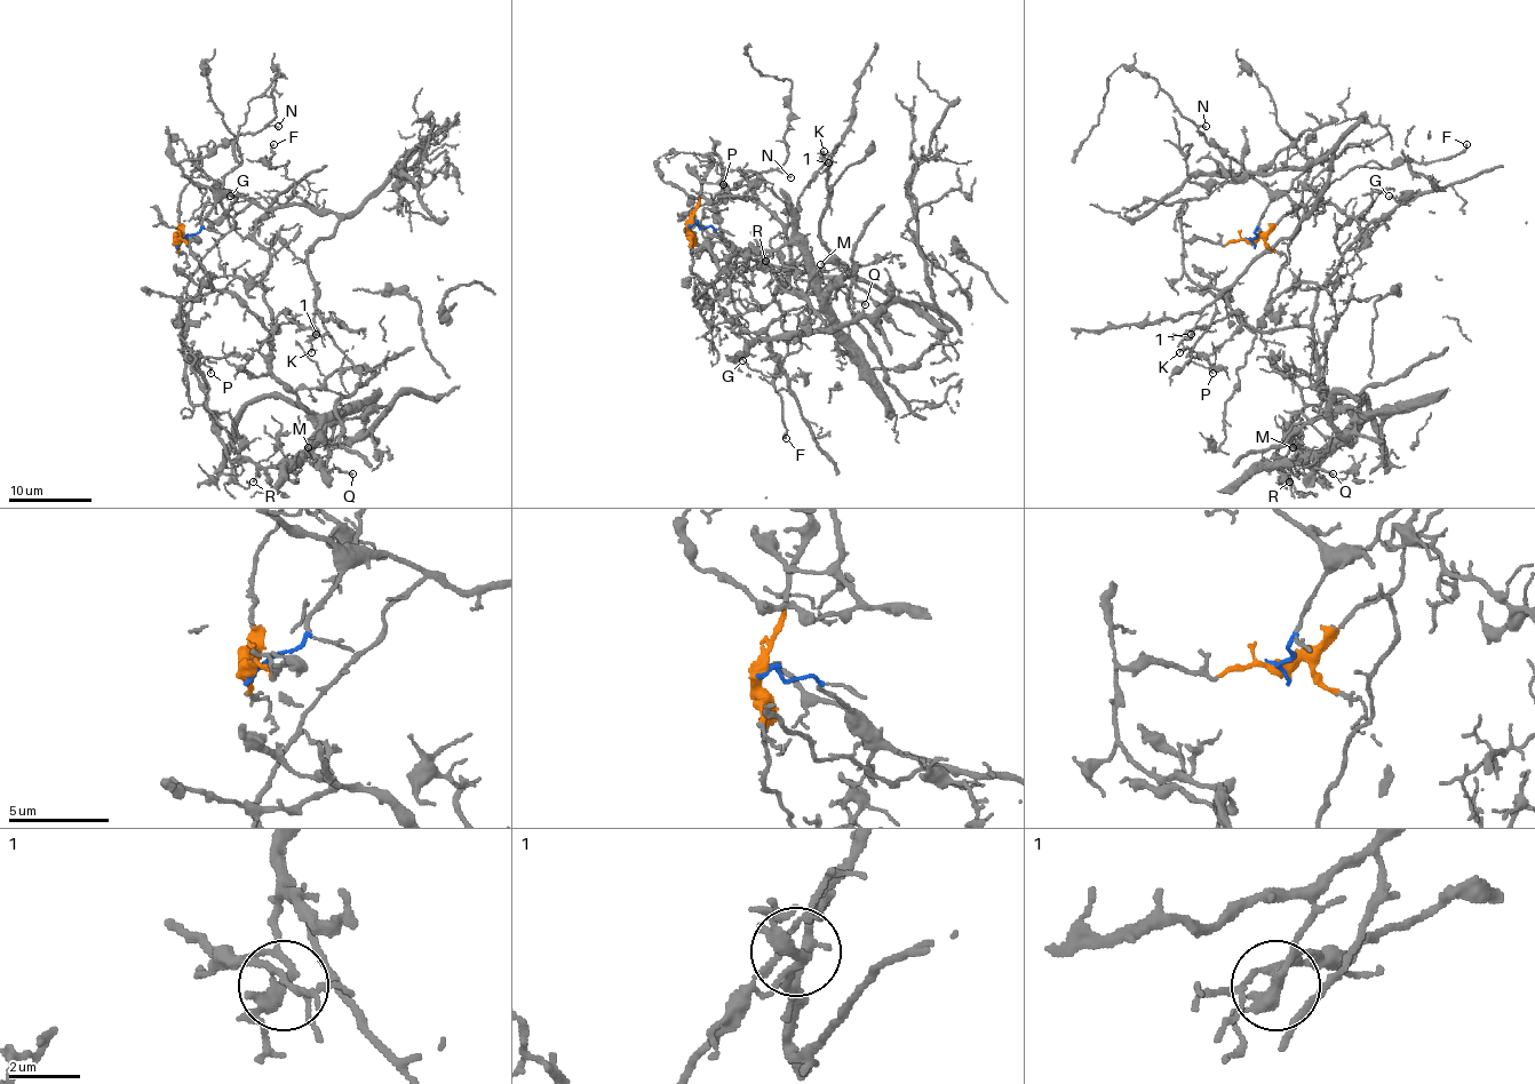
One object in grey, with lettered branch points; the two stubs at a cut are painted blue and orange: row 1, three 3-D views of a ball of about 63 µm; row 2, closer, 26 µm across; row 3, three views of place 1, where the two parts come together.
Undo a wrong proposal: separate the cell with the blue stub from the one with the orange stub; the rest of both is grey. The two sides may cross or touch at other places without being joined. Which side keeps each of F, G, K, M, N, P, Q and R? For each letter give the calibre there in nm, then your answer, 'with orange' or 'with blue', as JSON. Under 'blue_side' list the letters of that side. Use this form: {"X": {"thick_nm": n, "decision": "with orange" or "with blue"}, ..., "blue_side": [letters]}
{"F": {"thick_nm": 150, "decision": "with blue"}, "G": {"thick_nm": 140, "decision": "with orange"}, "K": {"thick_nm": 180, "decision": "with blue"}, "M": {"thick_nm": 150, "decision": "with orange"}, "N": {"thick_nm": 140, "decision": "with blue"}, "P": {"thick_nm": 100, "decision": "with orange"}, "Q": {"thick_nm": 220, "decision": "with orange"}, "R": {"thick_nm": 160, "decision": "with orange"}, "blue_side": ["F", "K", "N"]}

